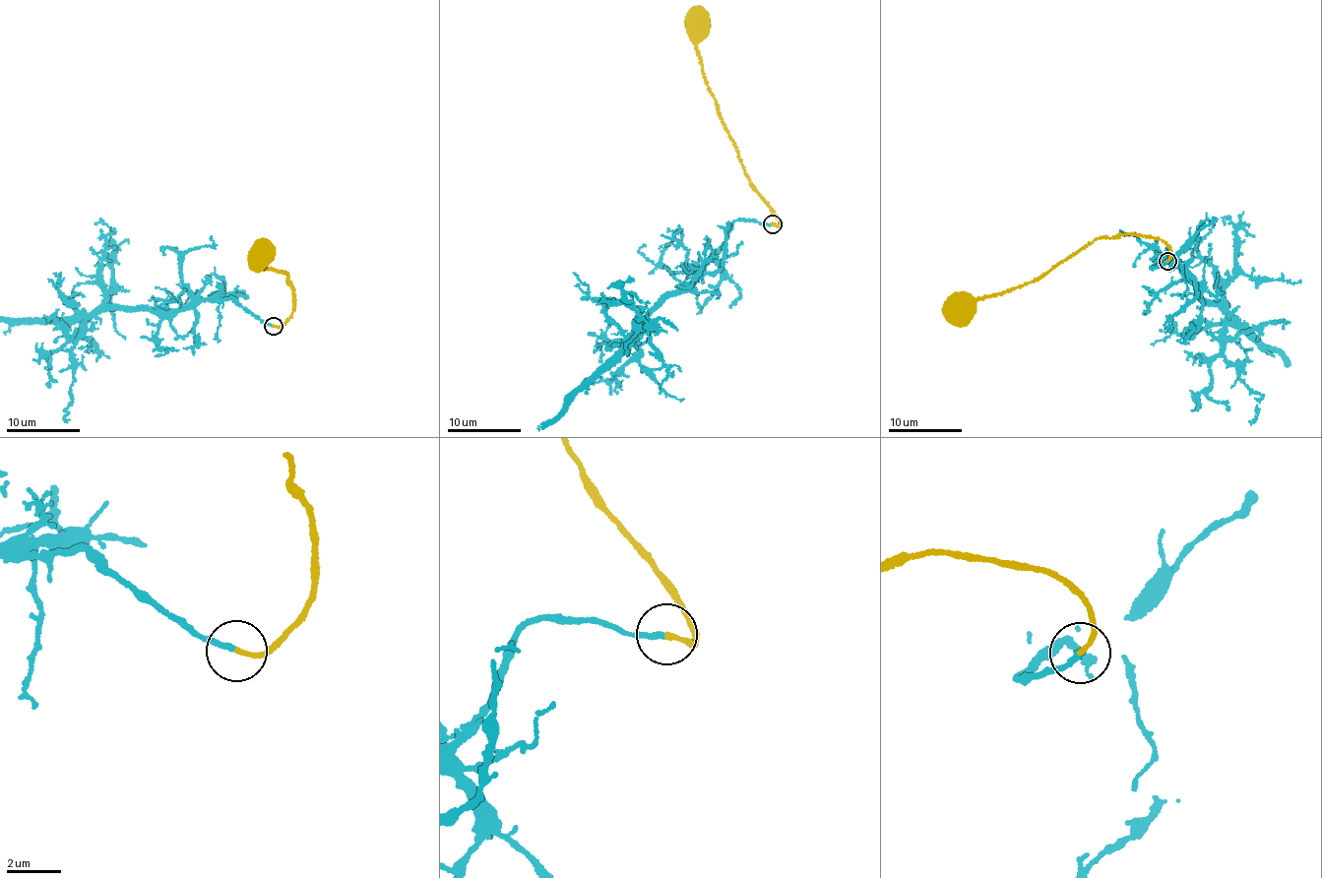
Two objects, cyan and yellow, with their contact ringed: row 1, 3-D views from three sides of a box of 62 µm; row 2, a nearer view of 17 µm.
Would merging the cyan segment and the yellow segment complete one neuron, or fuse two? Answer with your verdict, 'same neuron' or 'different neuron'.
same neuron

